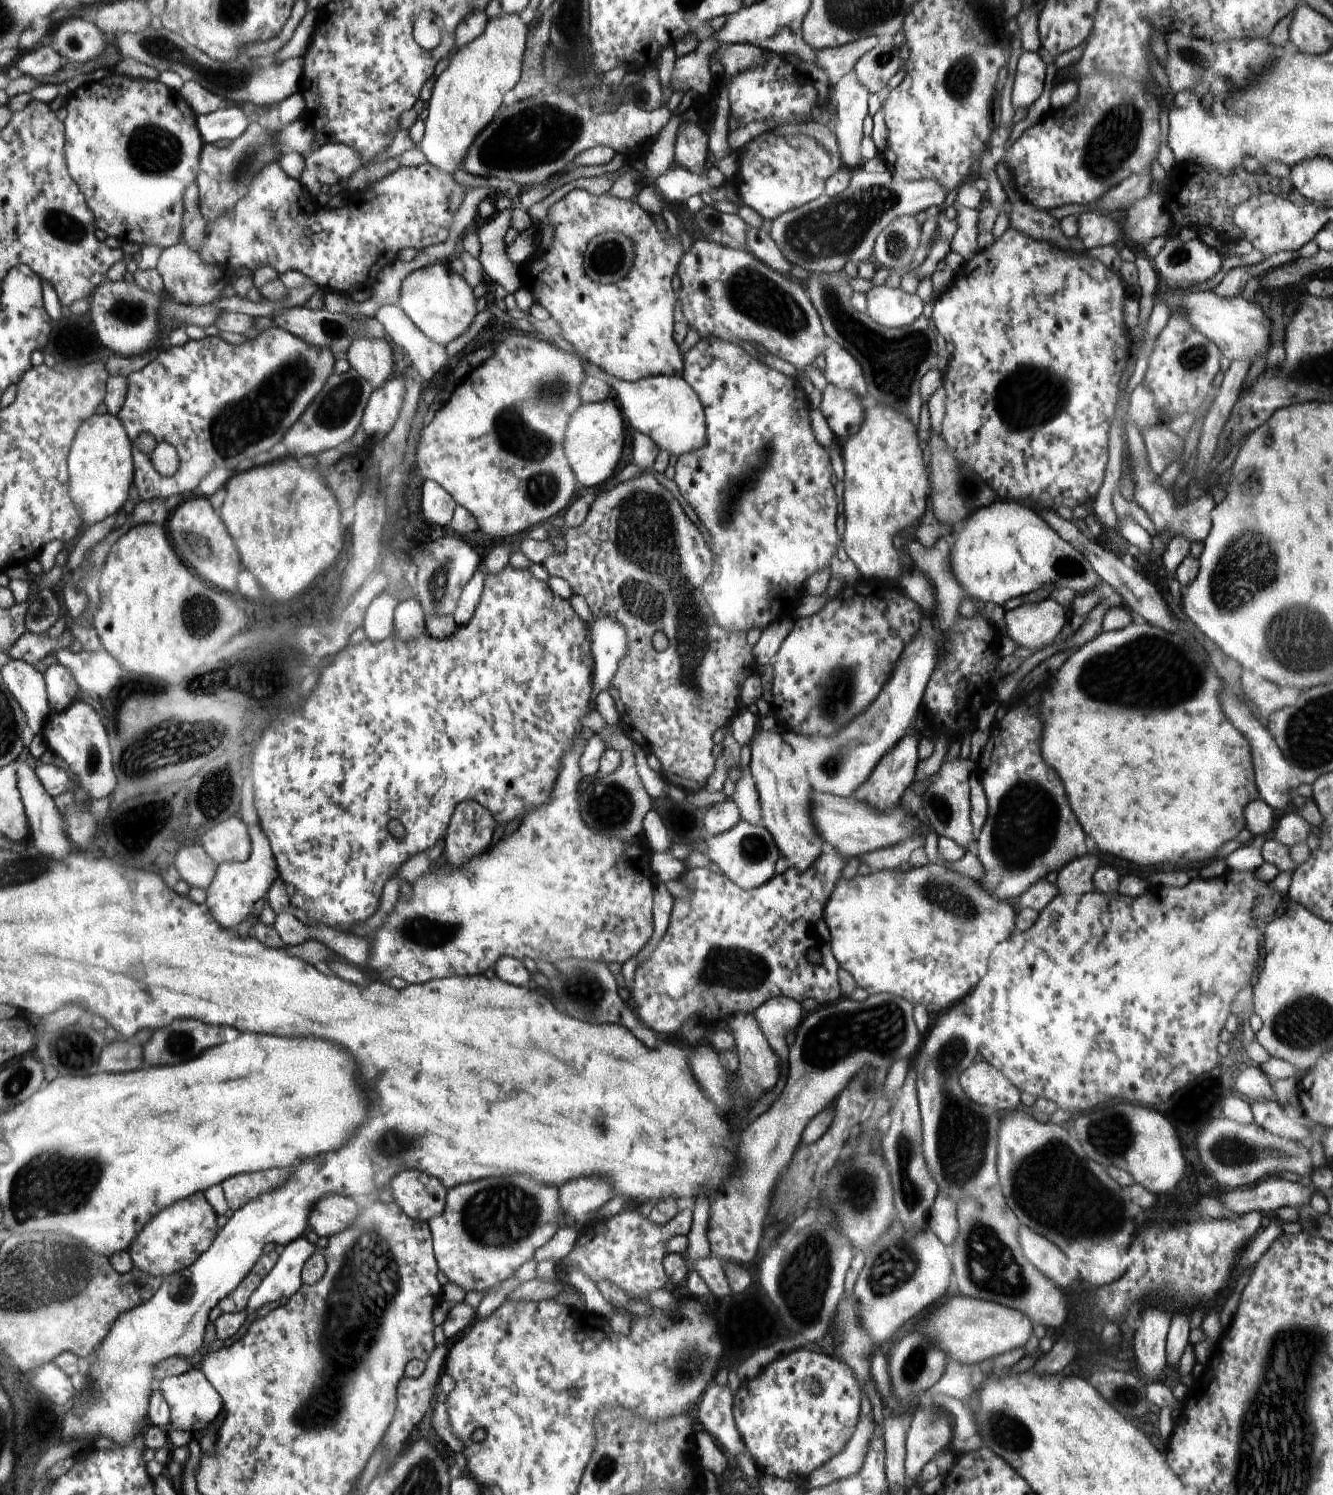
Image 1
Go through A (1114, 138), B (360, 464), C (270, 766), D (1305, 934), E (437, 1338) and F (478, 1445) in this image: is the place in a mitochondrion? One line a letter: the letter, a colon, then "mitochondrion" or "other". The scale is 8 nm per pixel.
A: mitochondrion
B: other
C: other
D: other
E: other
F: other

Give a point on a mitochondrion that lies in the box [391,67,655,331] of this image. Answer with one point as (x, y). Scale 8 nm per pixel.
(533, 136)

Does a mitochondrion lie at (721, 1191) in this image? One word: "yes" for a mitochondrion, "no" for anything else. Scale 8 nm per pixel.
no

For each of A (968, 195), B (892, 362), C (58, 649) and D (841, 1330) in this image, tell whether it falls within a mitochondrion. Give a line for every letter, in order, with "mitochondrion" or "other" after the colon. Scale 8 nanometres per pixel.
A: other
B: mitochondrion
C: other
D: mitochondrion

